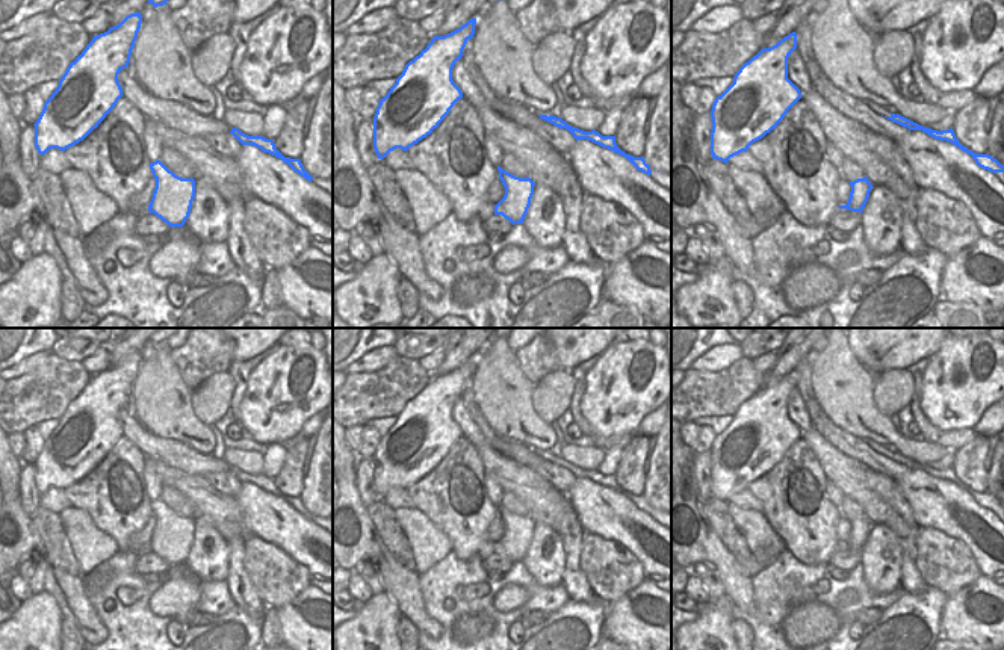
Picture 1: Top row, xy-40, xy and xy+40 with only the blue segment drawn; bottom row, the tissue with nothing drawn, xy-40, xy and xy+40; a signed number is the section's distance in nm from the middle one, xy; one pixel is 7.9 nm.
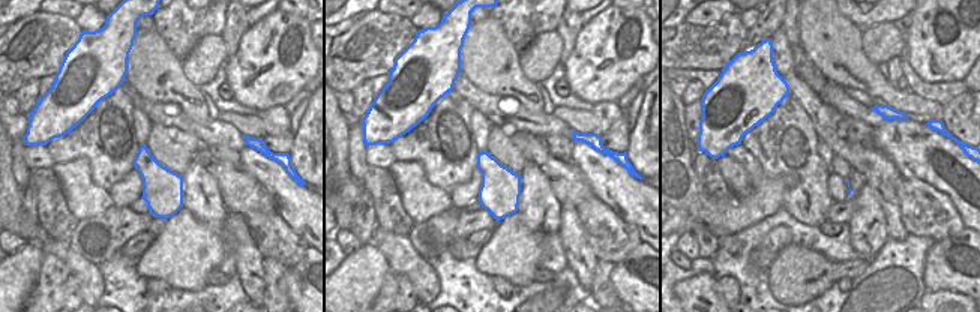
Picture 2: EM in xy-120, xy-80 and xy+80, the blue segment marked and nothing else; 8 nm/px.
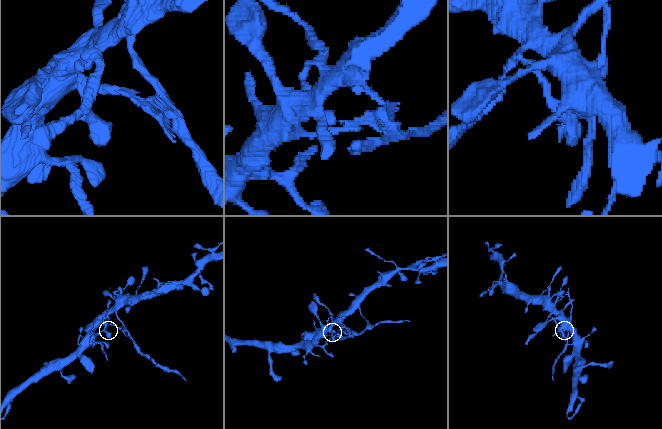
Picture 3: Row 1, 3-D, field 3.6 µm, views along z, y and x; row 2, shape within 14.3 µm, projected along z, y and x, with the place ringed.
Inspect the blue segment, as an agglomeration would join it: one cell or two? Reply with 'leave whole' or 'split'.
split

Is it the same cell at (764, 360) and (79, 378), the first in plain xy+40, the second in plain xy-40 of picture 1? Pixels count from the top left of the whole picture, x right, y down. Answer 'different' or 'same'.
different

